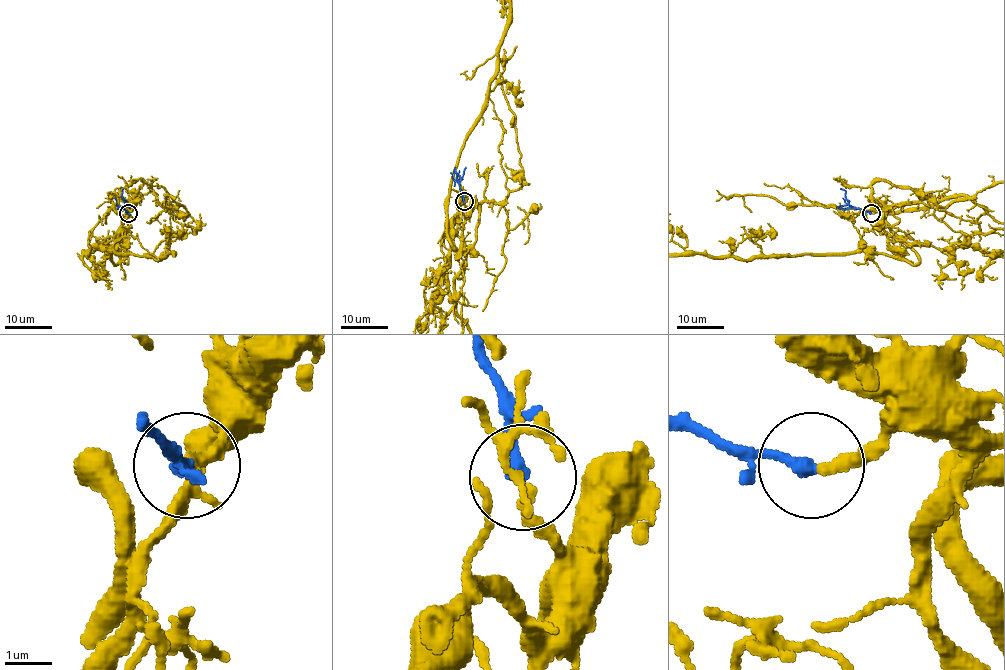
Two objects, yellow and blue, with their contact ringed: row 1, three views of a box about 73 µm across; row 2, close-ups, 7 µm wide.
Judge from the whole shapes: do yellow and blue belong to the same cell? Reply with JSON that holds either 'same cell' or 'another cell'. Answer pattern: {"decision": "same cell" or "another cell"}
{"decision": "same cell"}

